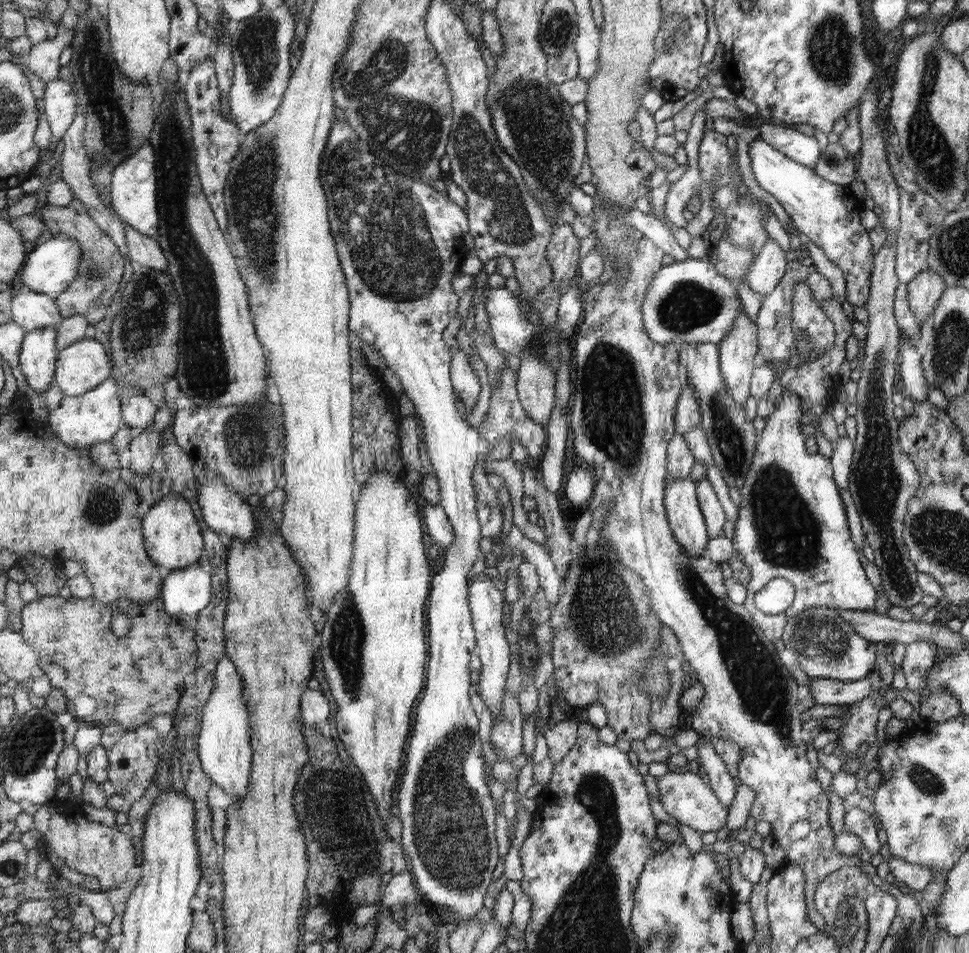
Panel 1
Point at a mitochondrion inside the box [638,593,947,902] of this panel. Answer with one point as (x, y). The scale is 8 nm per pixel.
(824, 637)

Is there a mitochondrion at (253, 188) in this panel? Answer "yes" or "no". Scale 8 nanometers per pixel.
yes

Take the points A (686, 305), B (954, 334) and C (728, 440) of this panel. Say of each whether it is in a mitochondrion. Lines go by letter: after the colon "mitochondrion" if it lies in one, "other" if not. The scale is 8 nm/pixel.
A: mitochondrion
B: mitochondrion
C: mitochondrion

